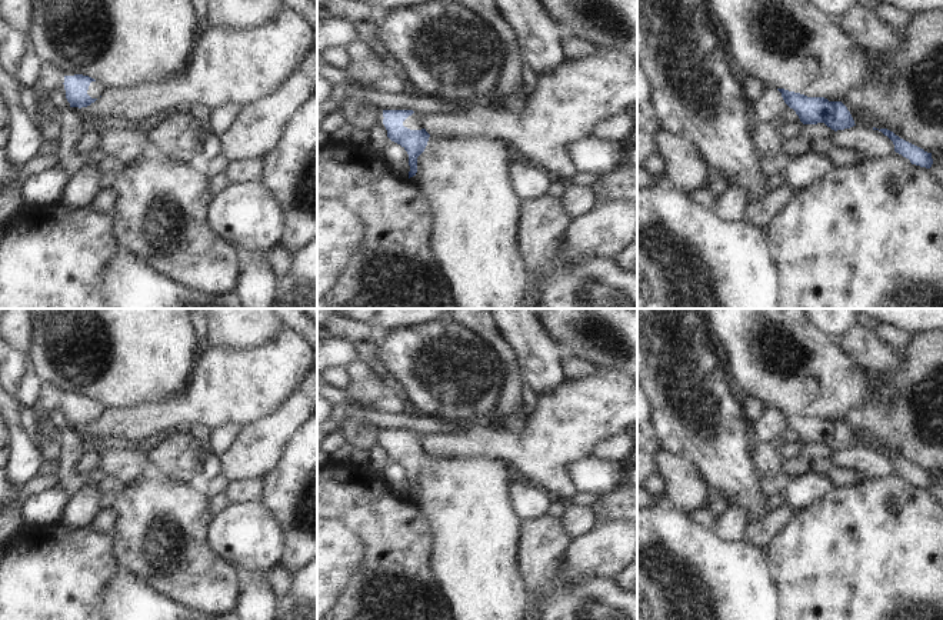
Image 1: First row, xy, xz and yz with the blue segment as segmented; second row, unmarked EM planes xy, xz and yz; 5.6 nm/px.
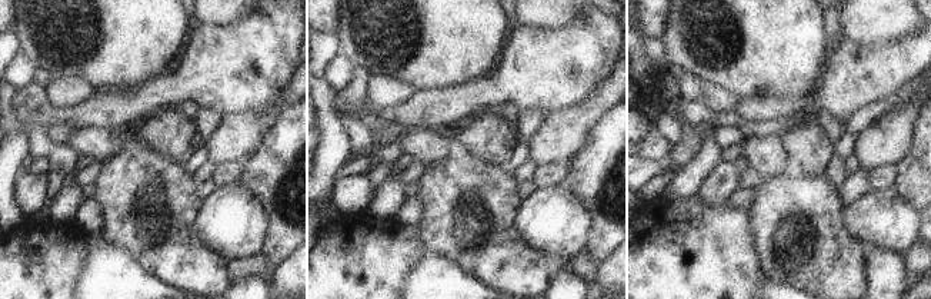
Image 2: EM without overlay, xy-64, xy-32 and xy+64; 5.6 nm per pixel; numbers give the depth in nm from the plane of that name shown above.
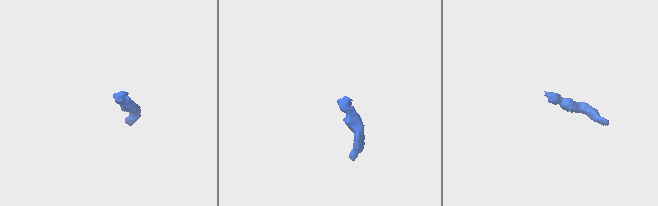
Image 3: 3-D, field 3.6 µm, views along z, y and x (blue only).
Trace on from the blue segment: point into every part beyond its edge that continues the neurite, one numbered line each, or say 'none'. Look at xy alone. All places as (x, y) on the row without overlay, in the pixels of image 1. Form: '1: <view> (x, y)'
1: xy (96, 409)

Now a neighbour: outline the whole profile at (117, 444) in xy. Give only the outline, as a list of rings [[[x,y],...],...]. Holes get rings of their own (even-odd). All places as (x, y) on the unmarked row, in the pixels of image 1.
[[[97,440],[93,443],[97,449],[136,450],[137,443],[130,440]]]

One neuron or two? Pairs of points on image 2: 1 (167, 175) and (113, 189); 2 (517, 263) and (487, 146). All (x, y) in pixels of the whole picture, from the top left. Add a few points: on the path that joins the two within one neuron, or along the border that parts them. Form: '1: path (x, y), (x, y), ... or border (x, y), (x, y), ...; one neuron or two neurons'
1: path (154, 186), (152, 189), (126, 189); one neuron
2: border (460, 149), (497, 166); two neurons

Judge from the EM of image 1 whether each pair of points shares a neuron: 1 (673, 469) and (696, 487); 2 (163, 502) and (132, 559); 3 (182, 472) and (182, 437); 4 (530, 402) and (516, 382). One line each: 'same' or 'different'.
1: same
2: same
3: same
4: different

